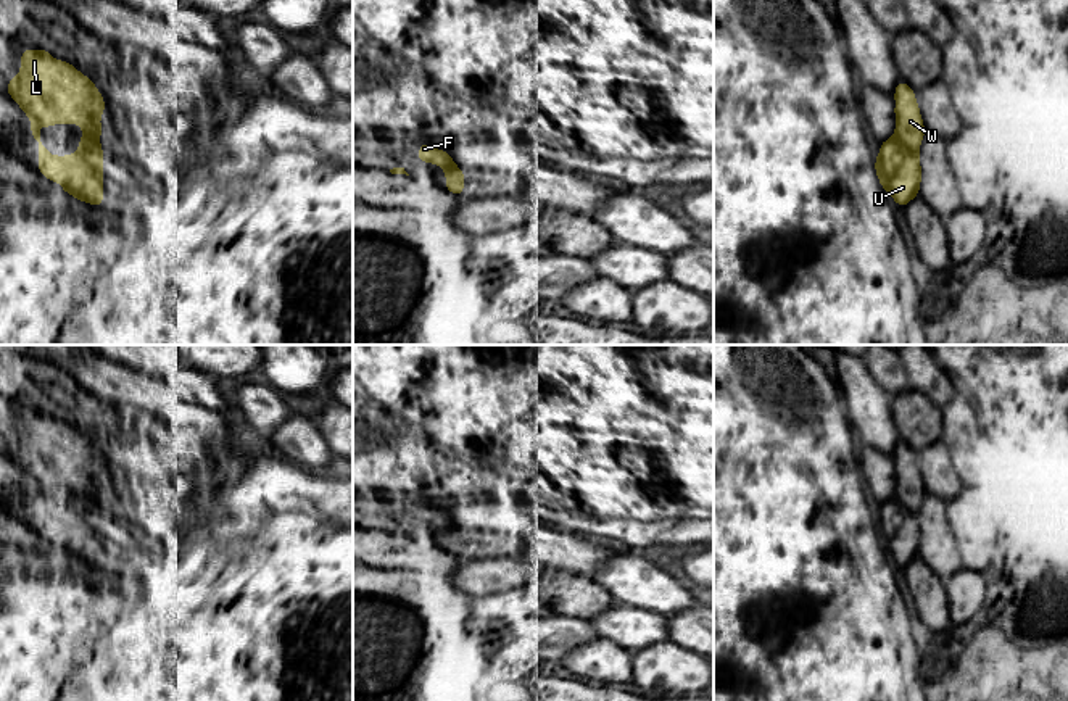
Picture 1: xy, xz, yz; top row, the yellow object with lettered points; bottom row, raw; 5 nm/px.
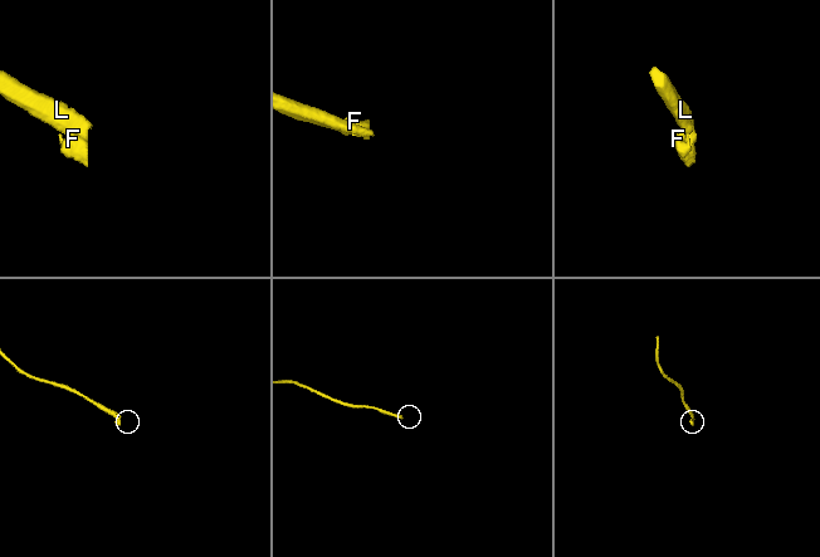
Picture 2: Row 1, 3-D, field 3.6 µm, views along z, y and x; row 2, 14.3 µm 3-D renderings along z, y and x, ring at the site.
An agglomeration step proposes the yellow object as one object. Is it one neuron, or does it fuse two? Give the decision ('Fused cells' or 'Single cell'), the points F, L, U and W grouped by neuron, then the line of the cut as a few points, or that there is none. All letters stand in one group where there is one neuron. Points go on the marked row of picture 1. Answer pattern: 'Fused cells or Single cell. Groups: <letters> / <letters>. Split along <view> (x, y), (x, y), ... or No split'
Fused cells. Groups: F U / L W. Split along yz (894, 136), (909, 149), (917, 150)

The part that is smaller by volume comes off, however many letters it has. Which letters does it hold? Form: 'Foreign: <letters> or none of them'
Foreign: F, U

